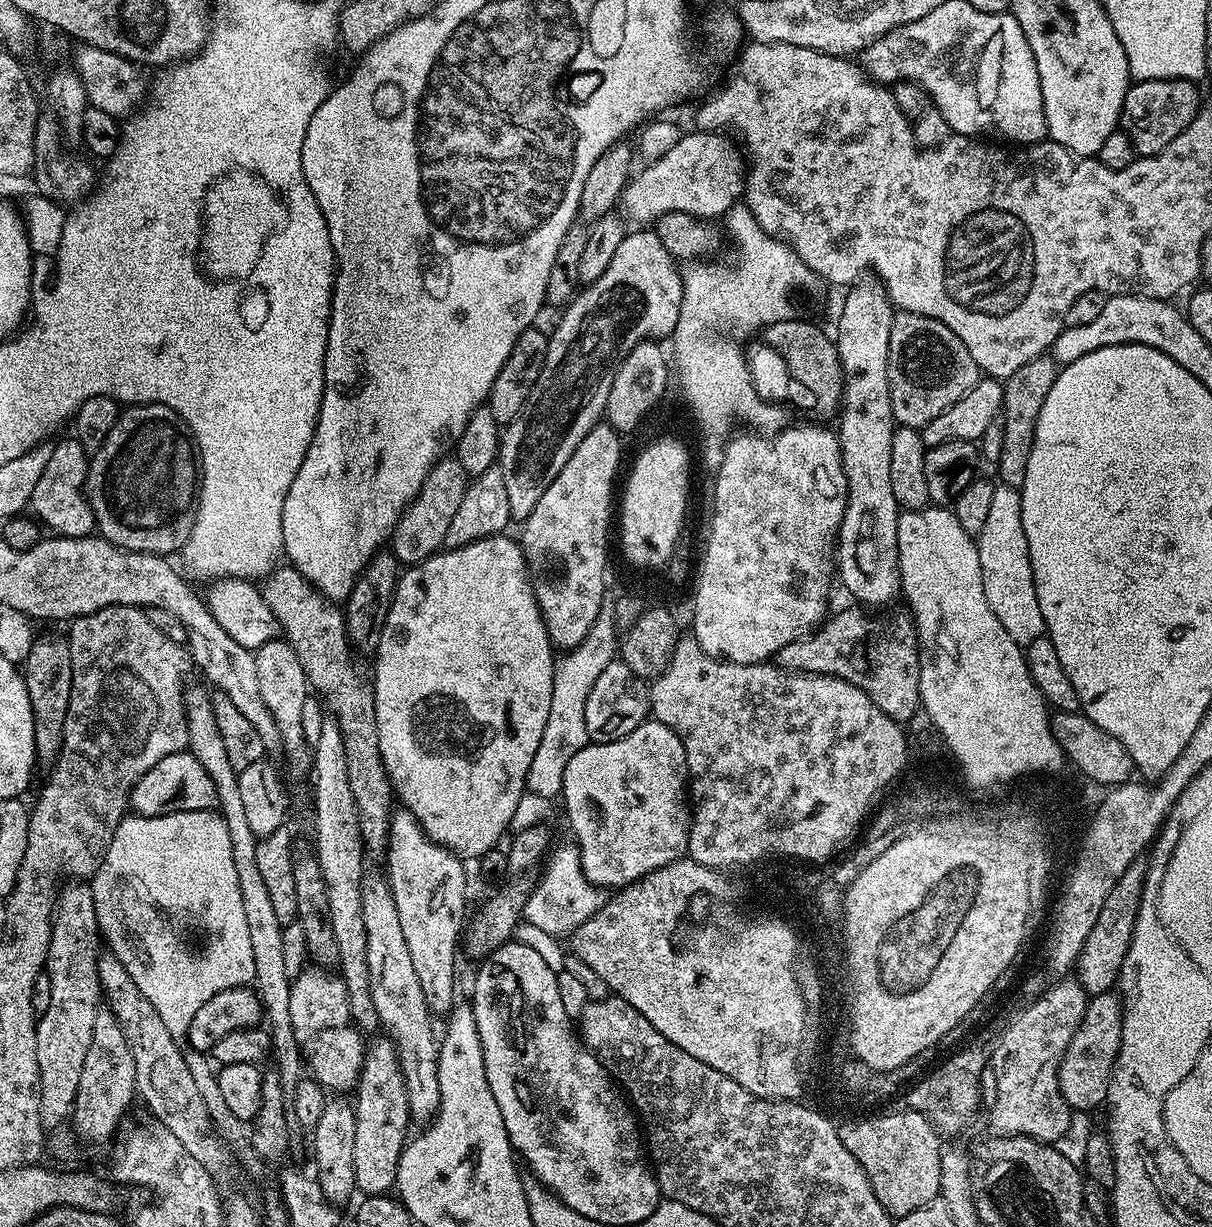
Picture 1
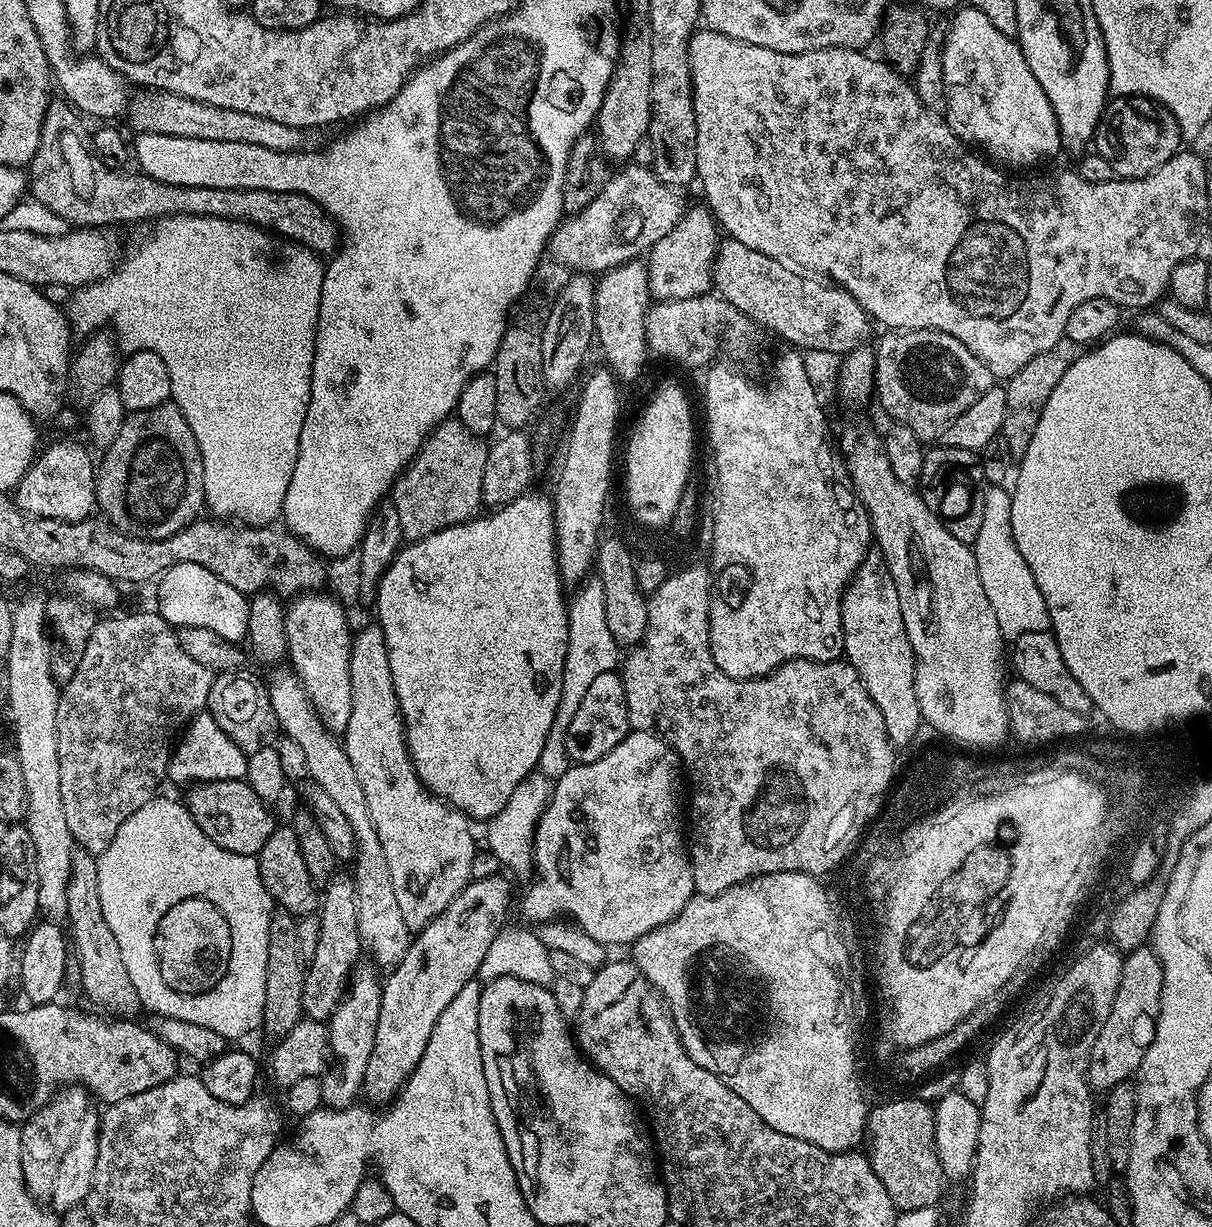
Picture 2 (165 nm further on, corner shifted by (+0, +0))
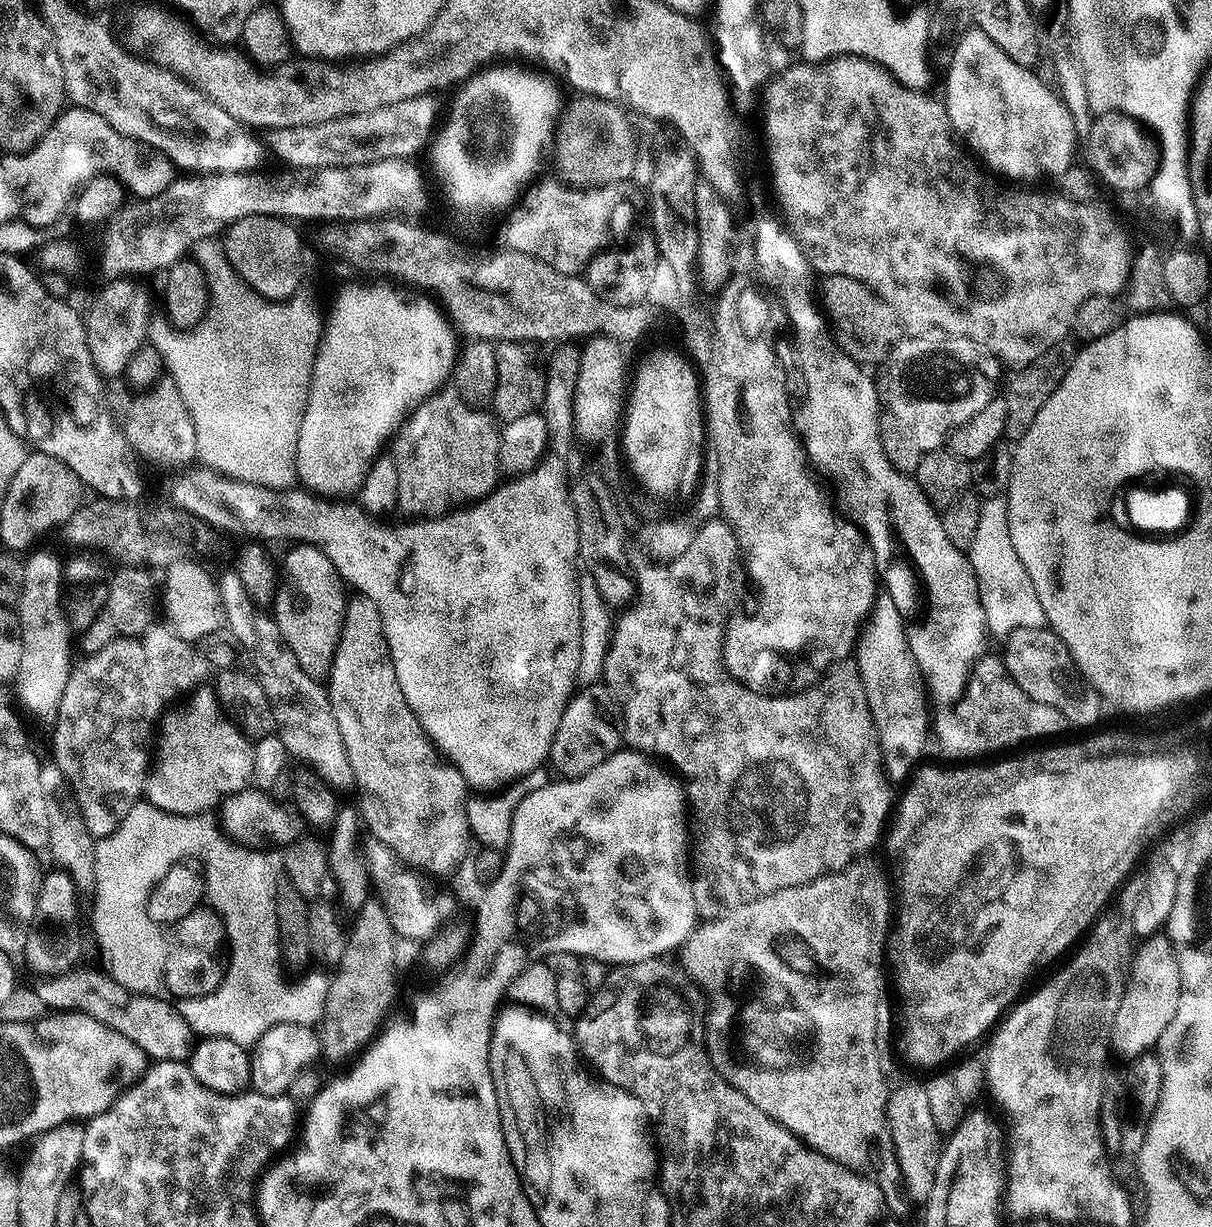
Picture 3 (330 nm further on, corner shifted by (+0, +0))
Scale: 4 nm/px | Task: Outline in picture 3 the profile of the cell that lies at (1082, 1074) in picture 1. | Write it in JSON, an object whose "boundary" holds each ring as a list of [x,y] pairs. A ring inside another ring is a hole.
{"boundary":[[[1164,934],[1141,939],[1128,969],[1118,1014],[1114,1014],[1111,1051],[1127,1058],[1140,1058],[1151,1053],[1162,1037],[1162,1030],[1166,1030],[1174,1014],[1178,1014],[1179,997],[1180,971],[1172,941]]]}

